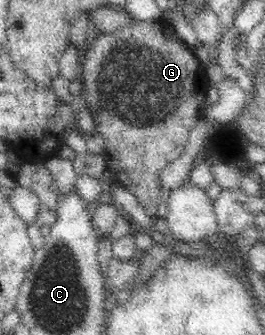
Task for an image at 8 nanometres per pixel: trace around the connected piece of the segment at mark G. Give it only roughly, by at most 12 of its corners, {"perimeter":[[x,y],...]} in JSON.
{"perimeter":[[134,20],[79,79],[110,175],[153,219],[211,86],[174,28]]}

